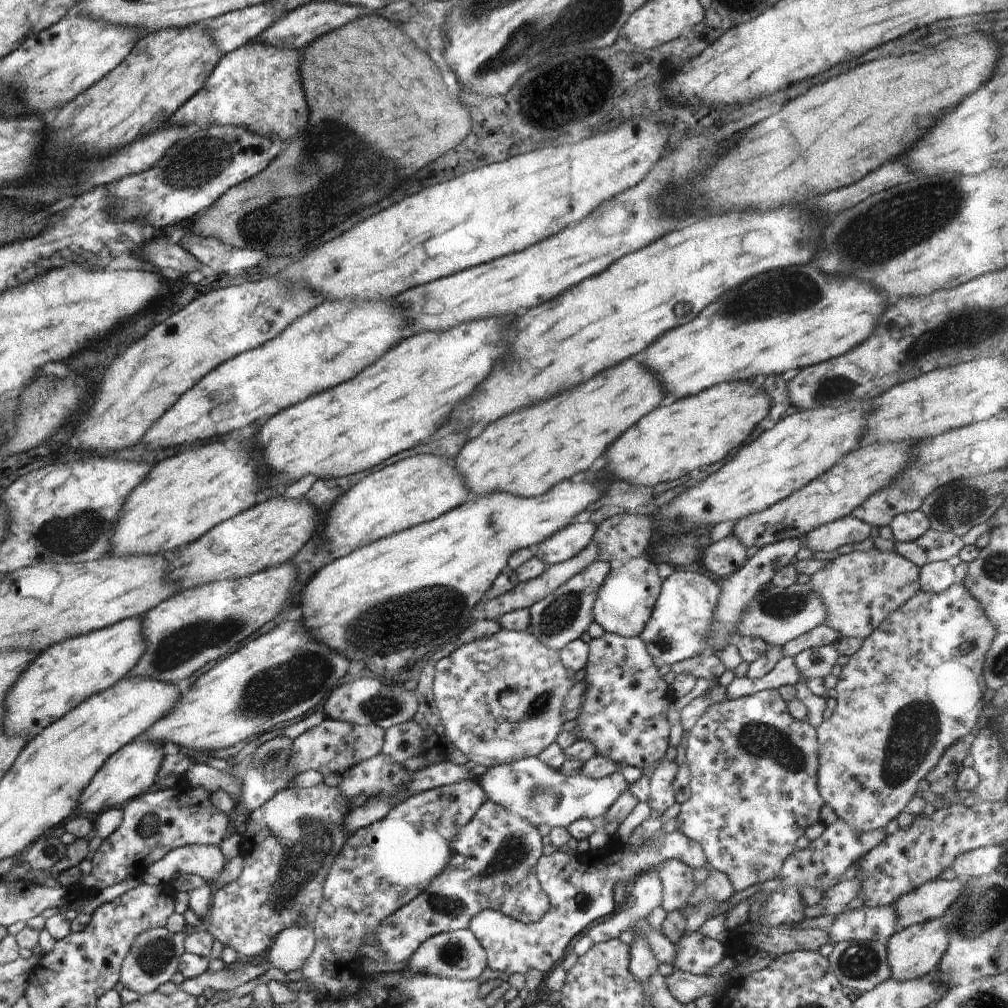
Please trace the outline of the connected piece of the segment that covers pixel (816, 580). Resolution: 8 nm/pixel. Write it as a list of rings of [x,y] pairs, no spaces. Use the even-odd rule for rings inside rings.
[[[873,547],[865,552],[853,551],[845,555],[838,555],[827,561],[821,569],[818,569],[811,576],[809,583],[825,606],[826,616],[823,624],[830,626],[838,634],[842,634],[843,637],[850,636],[850,638],[865,639],[882,624],[882,621],[889,614],[892,614],[898,607],[901,607],[921,590],[919,569],[918,565],[898,554],[896,550],[882,552],[880,549]]]

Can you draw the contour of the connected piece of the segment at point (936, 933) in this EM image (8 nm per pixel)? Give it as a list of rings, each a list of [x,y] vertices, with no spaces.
[[[943,919],[919,922],[895,932],[890,937],[887,946],[887,961],[891,968],[891,978],[900,982],[911,981],[936,971],[948,943],[948,933]]]

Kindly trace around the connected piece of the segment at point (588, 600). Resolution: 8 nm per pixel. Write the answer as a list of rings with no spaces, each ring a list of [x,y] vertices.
[[[596,561],[587,566],[580,574],[575,574],[556,590],[529,608],[530,624],[528,630],[537,639],[555,651],[562,650],[569,642],[580,639],[595,620],[593,606],[606,575],[610,572],[610,563]]]

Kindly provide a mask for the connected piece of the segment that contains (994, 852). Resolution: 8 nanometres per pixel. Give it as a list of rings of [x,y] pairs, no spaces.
[[[990,845],[959,854],[952,863],[959,879],[966,881],[987,875],[993,870],[1002,868],[1000,860],[1006,852],[1005,846]]]

